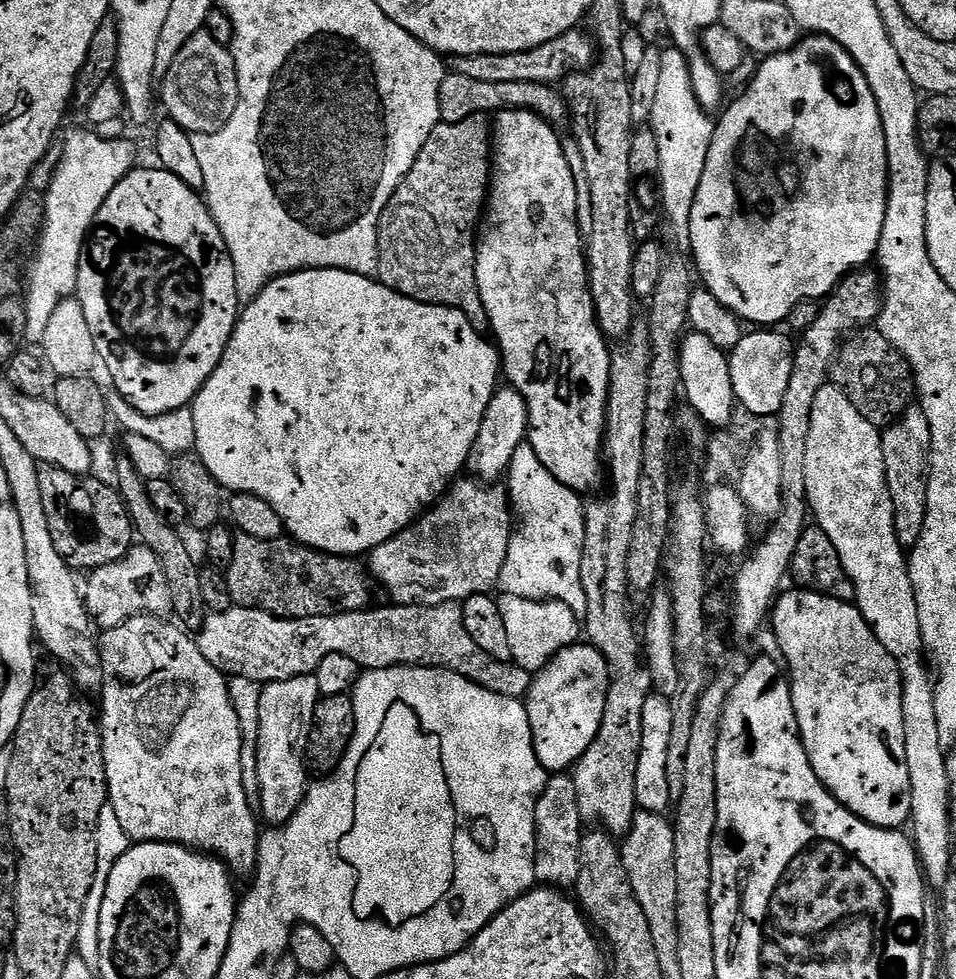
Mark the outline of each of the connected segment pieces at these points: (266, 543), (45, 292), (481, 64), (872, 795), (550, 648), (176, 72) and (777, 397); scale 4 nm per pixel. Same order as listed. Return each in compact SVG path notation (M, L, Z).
M237 535L226 583L235 607L262 610L282 620L363 612L370 604L370 576L359 559L319 552L291 538L259 540Z
M72 128L63 133L64 146L60 160L44 192L44 222L36 243L36 256L26 270L24 301L26 312L27 345L41 345L47 323L57 309L58 302L75 295L78 280L78 262L81 250L92 228L98 210L106 202L114 186L128 176L137 165L136 148L131 139L102 140L94 130Z
M573 30L534 50L514 54L458 56L451 61L450 68L452 72L462 74L466 78L474 78L477 82L534 82L555 85L577 70L590 68L593 62L594 45L591 39L583 31Z
M784 590L777 595L770 613L770 628L772 624L772 632L776 635L776 644L780 647L781 654L784 655L785 661L783 660L783 663L790 673L794 714L798 722L800 740L804 744L810 766L817 778L824 783L828 793L839 804L843 804L844 807L850 809L855 816L876 828L903 829L909 823L912 815L912 799L910 798L910 770L906 770L906 726L902 726L902 694L904 693L904 687L902 686L898 666L894 662L894 658L890 658L890 654L886 654L886 646L882 646L882 642L878 642L871 626L864 621L864 615L861 614L855 603L847 604L841 600L835 600L829 596L807 590L795 591L787 592L787 590Z
M517 596L499 597L502 626L508 643L511 663L527 672L537 673L548 665L563 648L577 643L582 636L582 624L577 613L557 600L523 600Z
M206 31L194 34L182 50L178 50L178 56L174 58L174 64L163 76L158 88L158 96L164 99L164 108L167 119L173 120L178 126L182 126L189 134L214 134L230 122L230 114L234 114L234 106L238 106L238 74L236 63L231 51L225 45L214 42Z
M745 331L738 346L730 349L728 365L736 403L752 416L776 418L782 410L782 401L790 383L790 370L794 370L796 353L794 340L791 340L793 337L787 331L784 332Z

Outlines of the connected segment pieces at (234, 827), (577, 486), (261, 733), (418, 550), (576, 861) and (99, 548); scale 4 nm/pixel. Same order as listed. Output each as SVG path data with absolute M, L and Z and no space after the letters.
M133 616L131 620L119 624L117 628L107 629L98 640L100 661L104 671L104 686L102 695L99 697L101 700L100 712L98 708L98 723L108 779L108 803L118 814L118 821L132 842L183 844L185 848L199 850L215 856L217 860L224 861L237 877L240 875L248 878L256 870L256 851L260 845L262 828L258 823L254 805L246 798L246 790L242 782L242 730L238 722L238 714L234 710L228 693L228 680L224 673L210 666L206 658L202 658L199 643L185 629L172 622L167 624L168 622L167 619L155 616Z
M510 108L503 112L495 113L494 127L492 130L492 147L494 149L492 154L492 171L490 173L490 191L486 201L486 215L482 220L482 231L478 236L478 243L476 245L476 277L478 278L478 290L482 294L482 306L486 306L486 314L488 315L488 327L491 335L494 337L494 343L500 353L502 361L502 372L506 377L508 376L507 383L511 387L516 388L522 394L522 398L528 404L528 434L526 442L534 450L534 454L538 454L538 462L542 462L542 466L546 466L546 470L550 470L550 474L554 474L554 478L558 482L562 482L562 486L573 488L577 494L585 494L591 488L596 488L600 484L600 472L602 476L602 445L604 443L604 411L608 405L608 383L610 382L610 366L612 365L612 352L610 351L609 341L606 339L603 332L600 331L599 326L596 324L596 311L592 305L592 296L588 293L588 265L586 263L586 252L582 247L582 228L576 225L576 188L578 192L578 180L572 177L572 168L570 165L569 157L565 156L562 146L560 145L561 137L556 136L557 132L547 120L534 114L527 112L521 108Z
M315 675L295 676L263 685L258 706L258 770L259 815L268 826L283 826L304 801L310 773L304 762L314 710L321 699Z
M472 478L464 479L457 479L437 503L413 520L410 527L382 542L382 546L378 546L367 557L366 568L371 579L375 583L377 580L388 591L388 596L392 599L389 601L393 605L463 602L471 596L491 593L499 585L514 531L512 506L503 487L489 486Z
M549 775L543 790L536 797L534 874L541 885L557 890L575 889L580 869L580 843L585 831L586 821L580 814L578 790L574 790L571 775Z
M40 464L38 470L38 487L42 490L42 506L46 509L46 522L50 522L50 538L54 538L54 550L58 550L58 554L62 554L62 558L73 570L91 570L94 568L101 568L110 562L118 562L125 556L129 550L134 546L134 529L132 527L132 519L128 516L128 509L125 504L120 500L120 494L116 491L115 487L103 484L100 480L88 480L92 478L85 478L84 476L75 476L61 468L55 468L49 464Z

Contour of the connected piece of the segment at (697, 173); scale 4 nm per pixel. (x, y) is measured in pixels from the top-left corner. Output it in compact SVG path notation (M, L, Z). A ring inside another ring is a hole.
M674 46L660 53L662 70L658 81L658 94L654 97L654 110L650 127L658 138L658 162L660 163L660 198L666 224L672 227L672 236L681 253L691 253L690 210L694 210L694 198L698 194L698 182L702 182L702 170L706 170L706 154L710 154L710 142L716 125L713 117L698 102L694 86L690 82L690 66L687 58Z

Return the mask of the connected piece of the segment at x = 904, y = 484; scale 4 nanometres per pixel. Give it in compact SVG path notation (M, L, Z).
M910 406L897 420L883 429L882 458L886 462L886 486L890 490L890 502L894 502L894 534L900 547L910 550L922 538L922 526L926 522L926 494L928 493L928 459L932 456L930 422L919 406Z

